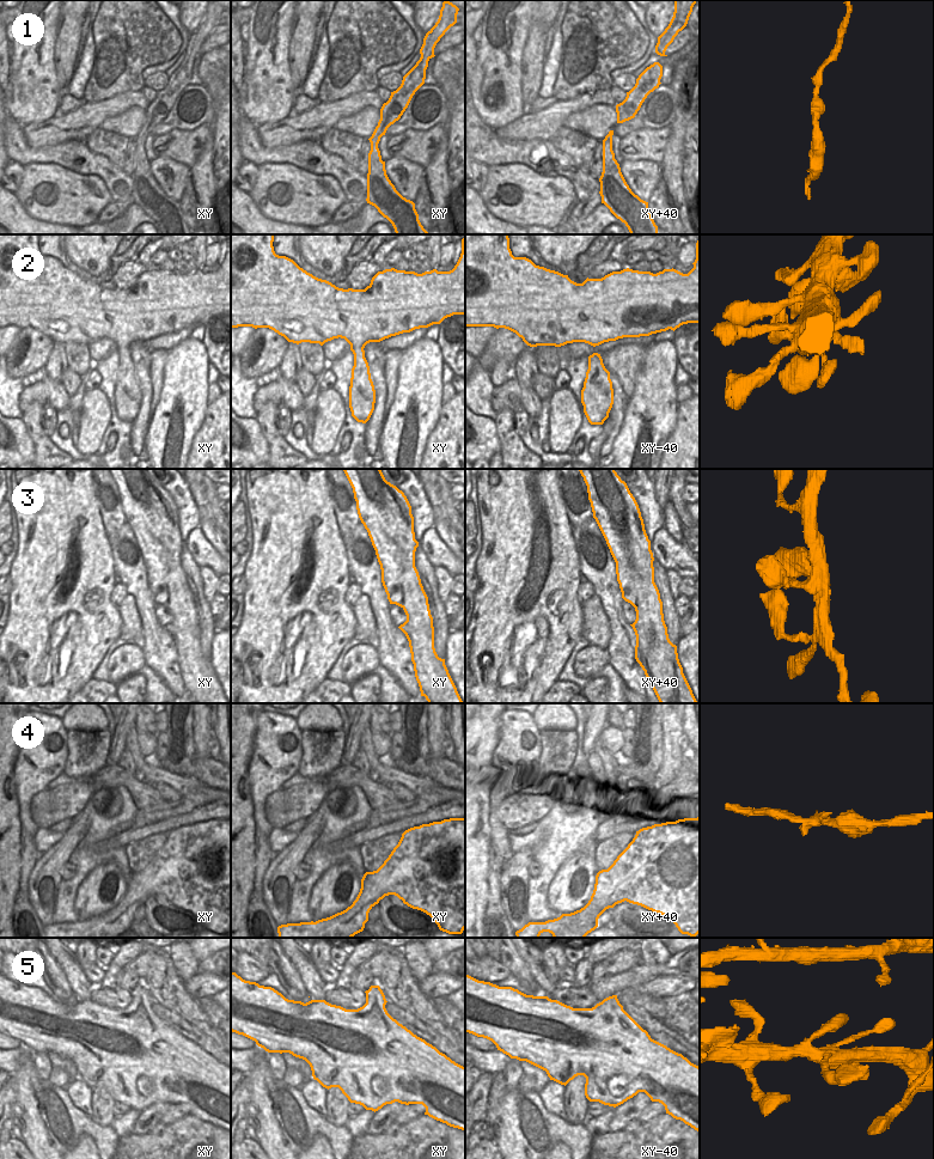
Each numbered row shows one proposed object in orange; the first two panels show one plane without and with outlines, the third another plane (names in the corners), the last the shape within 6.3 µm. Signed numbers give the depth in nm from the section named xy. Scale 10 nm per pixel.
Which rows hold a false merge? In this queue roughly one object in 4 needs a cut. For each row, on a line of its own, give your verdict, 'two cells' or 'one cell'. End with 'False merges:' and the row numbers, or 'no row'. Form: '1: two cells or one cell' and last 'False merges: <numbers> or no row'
1: one cell
2: one cell
3: one cell
4: one cell
5: one cell
False merges: no row

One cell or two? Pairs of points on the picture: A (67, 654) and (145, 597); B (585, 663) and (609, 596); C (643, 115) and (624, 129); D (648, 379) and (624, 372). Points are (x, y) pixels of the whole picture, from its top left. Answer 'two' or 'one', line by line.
A: two
B: two
C: one
D: two

